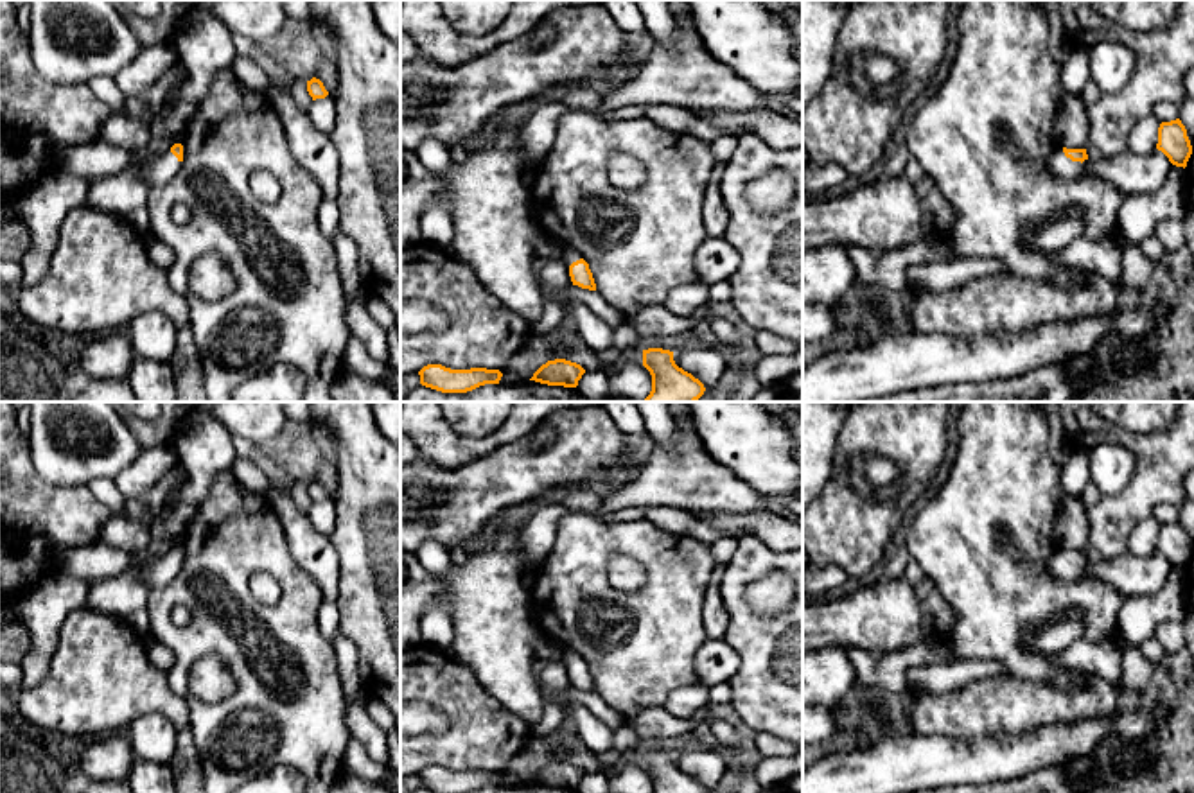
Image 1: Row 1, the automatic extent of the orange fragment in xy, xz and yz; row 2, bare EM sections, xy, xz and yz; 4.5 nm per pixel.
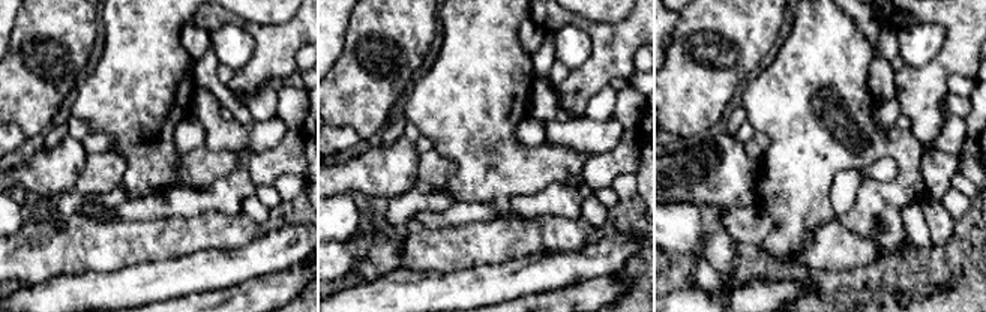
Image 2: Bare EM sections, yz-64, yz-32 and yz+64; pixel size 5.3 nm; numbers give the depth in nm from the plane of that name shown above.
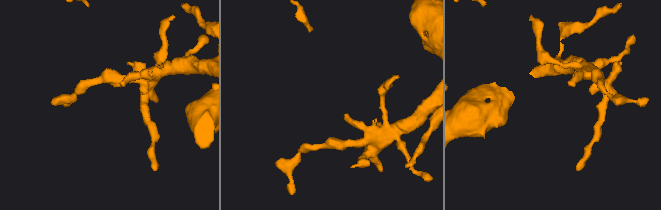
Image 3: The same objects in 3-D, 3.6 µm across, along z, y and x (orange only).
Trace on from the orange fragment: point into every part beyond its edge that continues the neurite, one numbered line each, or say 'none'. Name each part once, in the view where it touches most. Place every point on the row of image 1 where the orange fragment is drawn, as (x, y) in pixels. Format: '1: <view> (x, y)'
1: yz (1060, 165)

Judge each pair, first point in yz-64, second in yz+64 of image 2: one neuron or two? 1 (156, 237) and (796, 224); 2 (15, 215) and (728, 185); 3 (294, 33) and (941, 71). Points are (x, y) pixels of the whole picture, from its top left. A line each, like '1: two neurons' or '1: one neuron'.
1: two neurons
2: two neurons
3: one neuron

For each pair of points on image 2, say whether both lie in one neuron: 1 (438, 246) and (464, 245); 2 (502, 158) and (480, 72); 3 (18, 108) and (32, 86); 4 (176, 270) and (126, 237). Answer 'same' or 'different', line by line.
1: same
2: same
3: same
4: different

